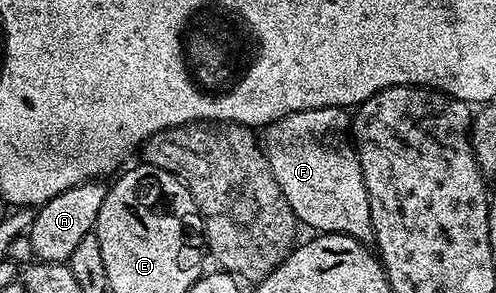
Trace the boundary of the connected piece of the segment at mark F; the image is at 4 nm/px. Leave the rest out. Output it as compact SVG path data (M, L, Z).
M318 107L296 111L265 128L262 147L279 189L301 225L306 224L312 228L311 231L320 234L346 233L358 241L370 244L375 241L375 236L370 218L369 195L366 194L365 176L355 145L347 136L349 128L350 116L343 108Z

